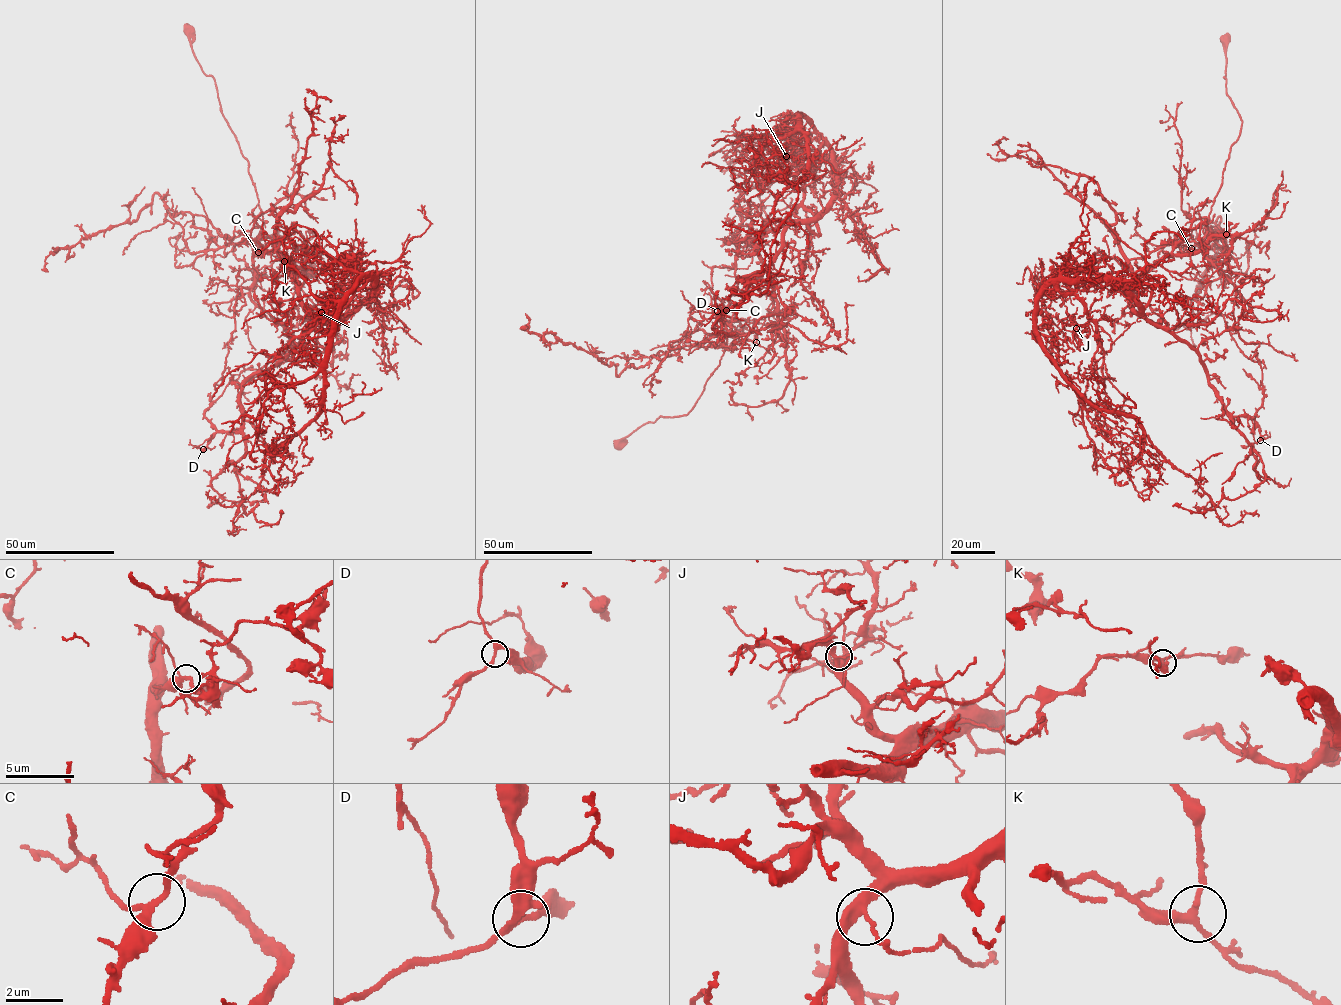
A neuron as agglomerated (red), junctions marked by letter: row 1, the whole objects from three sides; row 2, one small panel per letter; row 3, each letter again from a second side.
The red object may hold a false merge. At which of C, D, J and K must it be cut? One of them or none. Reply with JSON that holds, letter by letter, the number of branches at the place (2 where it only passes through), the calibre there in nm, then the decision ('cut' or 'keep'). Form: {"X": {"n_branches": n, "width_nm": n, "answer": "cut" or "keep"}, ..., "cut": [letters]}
{"C": {"n_branches": 3, "width_nm": 220, "answer": "cut"}, "D": {"n_branches": 3, "width_nm": 200, "answer": "keep"}, "J": {"n_branches": 3, "width_nm": 220, "answer": "keep"}, "K": {"n_branches": 3, "width_nm": 240, "answer": "keep"}, "cut": ["C"]}

